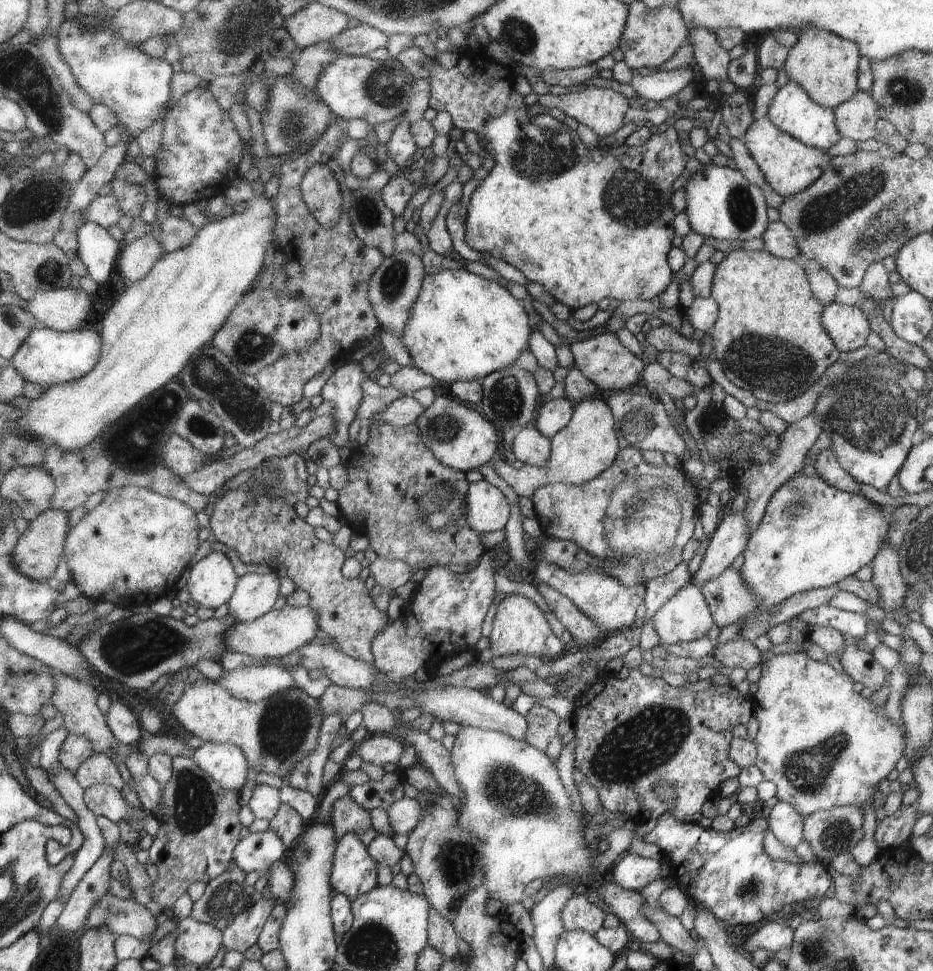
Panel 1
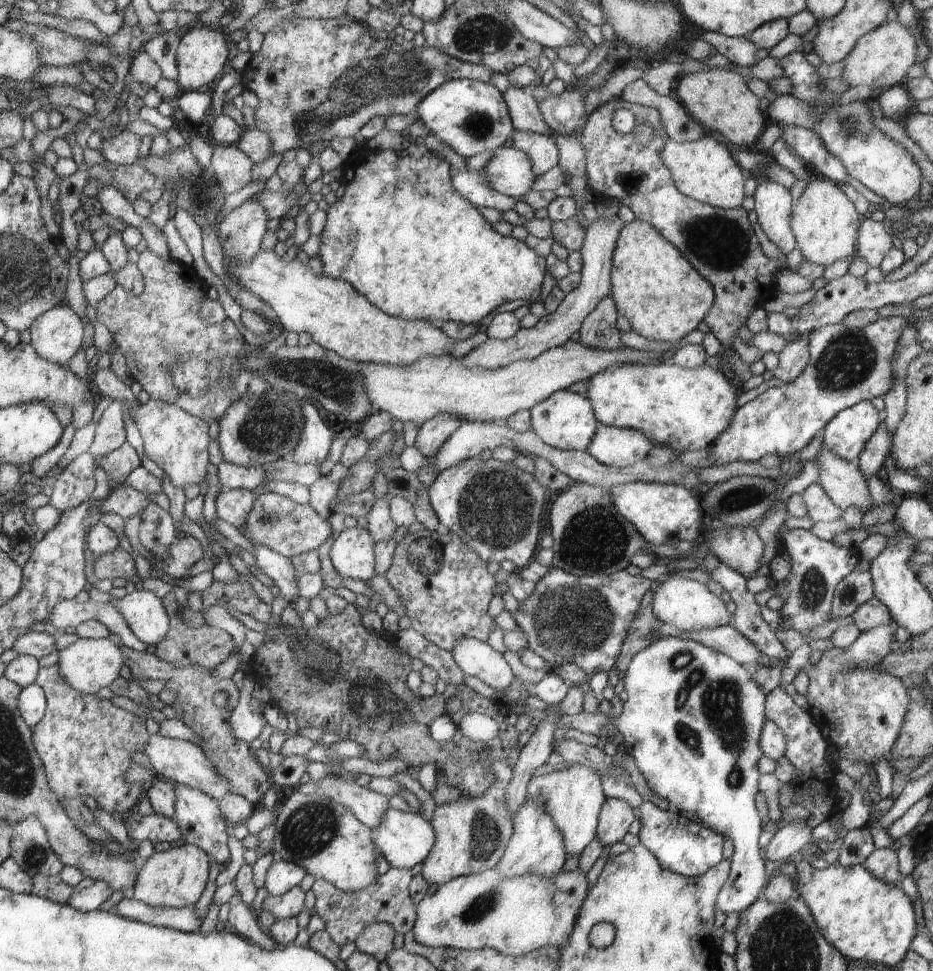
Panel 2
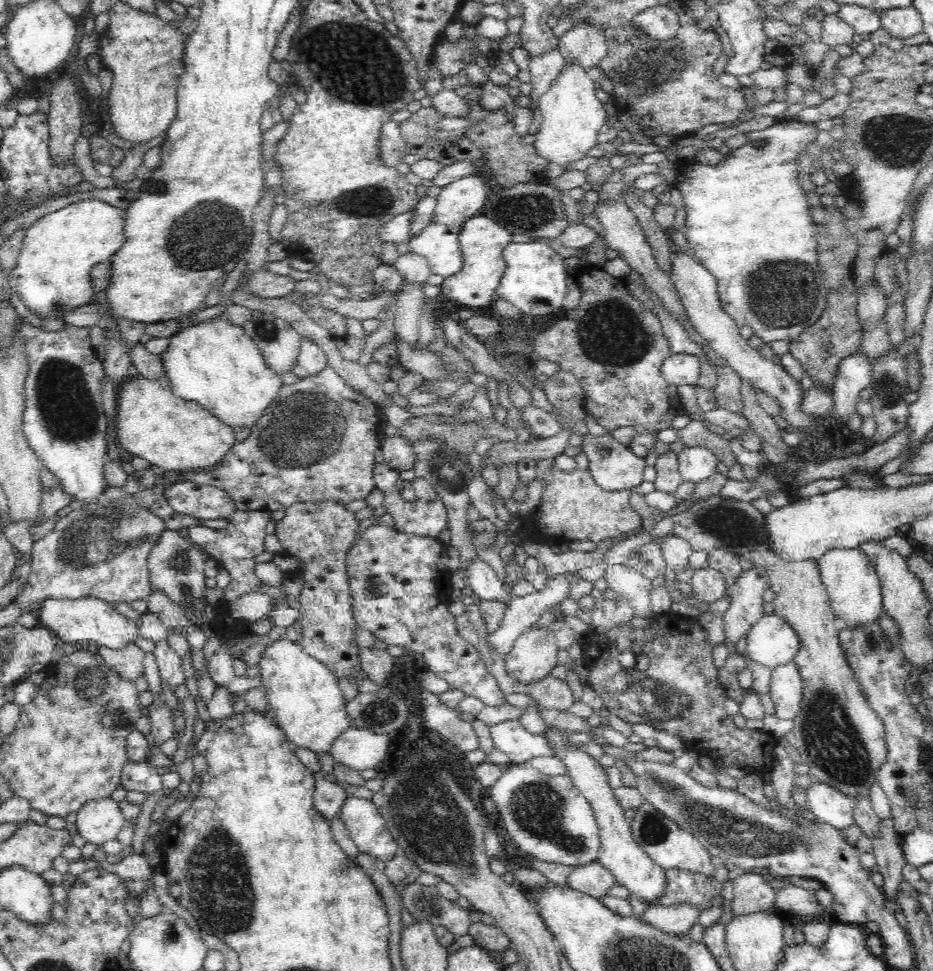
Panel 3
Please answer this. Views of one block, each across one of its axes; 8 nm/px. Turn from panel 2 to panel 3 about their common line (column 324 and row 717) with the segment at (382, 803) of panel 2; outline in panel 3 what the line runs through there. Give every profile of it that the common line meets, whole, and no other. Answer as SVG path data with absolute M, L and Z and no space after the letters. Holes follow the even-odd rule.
M794 661L772 668L769 694L778 718L794 721L799 717L803 700L803 681Z

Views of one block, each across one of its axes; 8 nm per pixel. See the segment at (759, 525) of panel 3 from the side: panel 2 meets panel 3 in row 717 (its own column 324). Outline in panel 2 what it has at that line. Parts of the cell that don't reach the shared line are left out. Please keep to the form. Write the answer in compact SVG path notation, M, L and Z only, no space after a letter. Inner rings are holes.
M299 790L286 796L286 801L277 810L276 835L271 849L275 861L289 861L305 869L316 879L325 879L334 887L345 892L355 892L368 888L376 879L376 856L372 844L372 829L360 822L349 808L336 804L322 795L304 795Z

